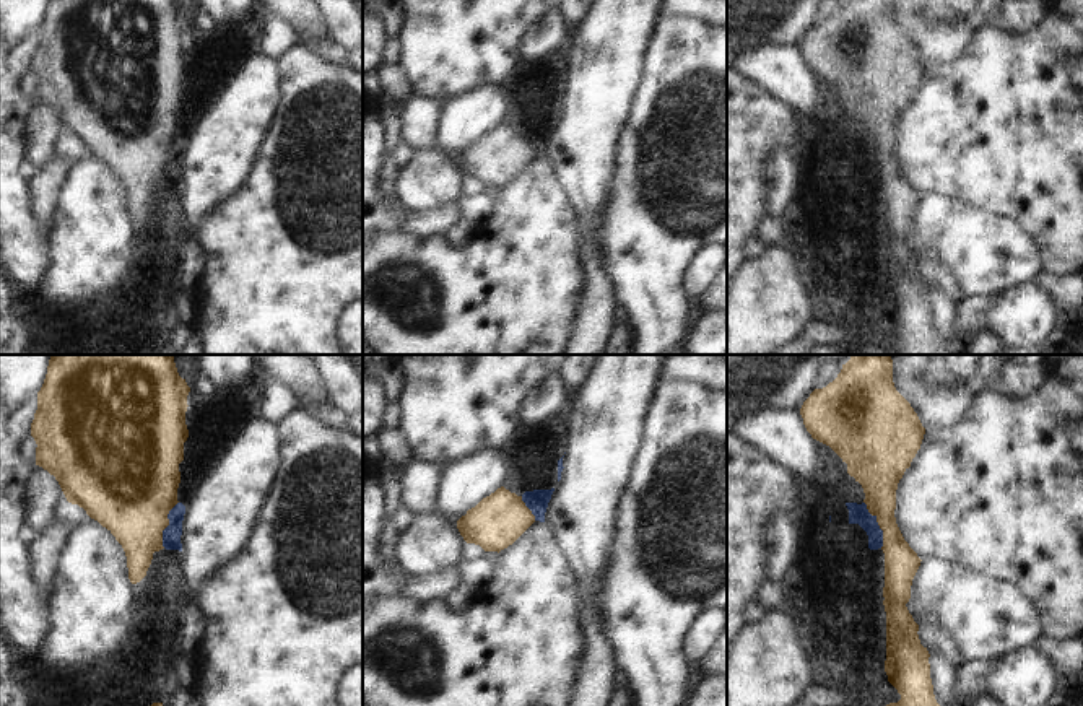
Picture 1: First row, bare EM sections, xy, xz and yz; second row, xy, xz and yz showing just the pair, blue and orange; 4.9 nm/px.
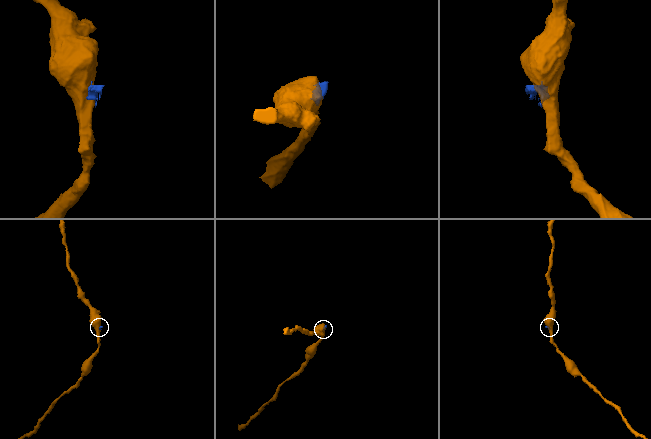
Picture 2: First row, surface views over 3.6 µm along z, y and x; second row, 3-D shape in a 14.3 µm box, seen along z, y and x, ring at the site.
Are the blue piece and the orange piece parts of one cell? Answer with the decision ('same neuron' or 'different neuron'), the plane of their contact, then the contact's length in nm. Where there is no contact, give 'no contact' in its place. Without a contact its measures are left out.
same neuron | yz | 240 nm

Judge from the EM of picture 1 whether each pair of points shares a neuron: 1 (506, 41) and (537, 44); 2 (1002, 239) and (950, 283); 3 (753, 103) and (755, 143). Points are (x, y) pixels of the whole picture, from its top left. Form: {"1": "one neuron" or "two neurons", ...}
{"1": "two neurons", "2": "two neurons", "3": "one neuron"}

